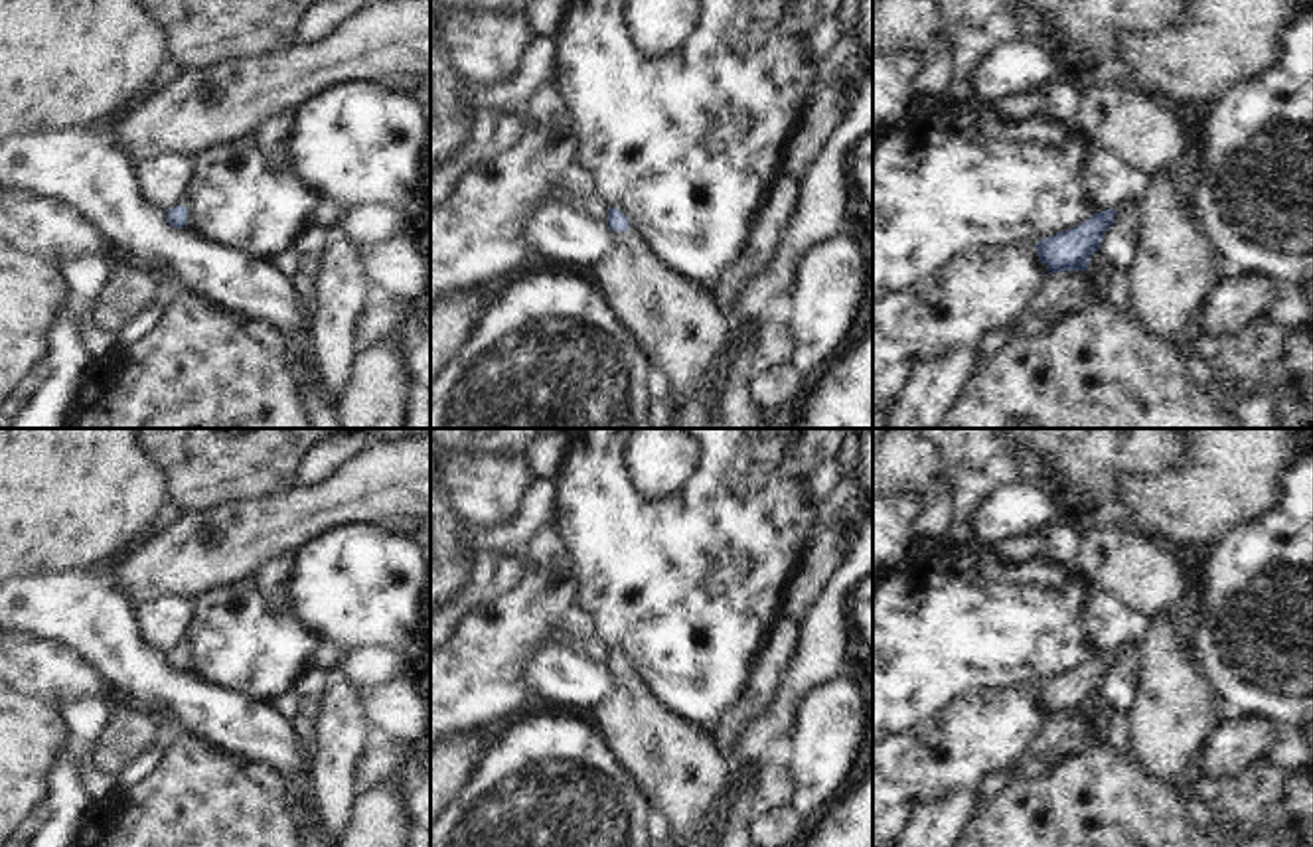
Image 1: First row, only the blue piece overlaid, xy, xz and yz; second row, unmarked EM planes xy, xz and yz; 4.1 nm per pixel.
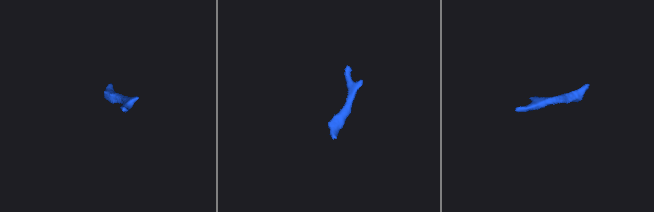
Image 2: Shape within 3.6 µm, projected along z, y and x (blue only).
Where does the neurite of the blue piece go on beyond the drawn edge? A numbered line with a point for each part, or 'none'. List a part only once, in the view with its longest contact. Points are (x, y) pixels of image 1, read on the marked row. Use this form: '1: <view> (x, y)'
1: xz (676, 322)

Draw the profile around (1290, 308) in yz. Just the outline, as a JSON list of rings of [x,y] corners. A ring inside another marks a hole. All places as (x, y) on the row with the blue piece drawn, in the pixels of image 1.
[[[1299,288],[1281,292],[1264,314],[1270,324],[1279,328],[1299,328],[1311,322],[1309,300]]]

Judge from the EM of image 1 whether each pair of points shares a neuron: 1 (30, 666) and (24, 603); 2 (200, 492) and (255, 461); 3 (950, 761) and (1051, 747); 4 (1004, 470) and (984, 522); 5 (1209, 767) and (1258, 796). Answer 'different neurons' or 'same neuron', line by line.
1: different neurons
2: same neuron
3: different neurons
4: different neurons
5: different neurons

